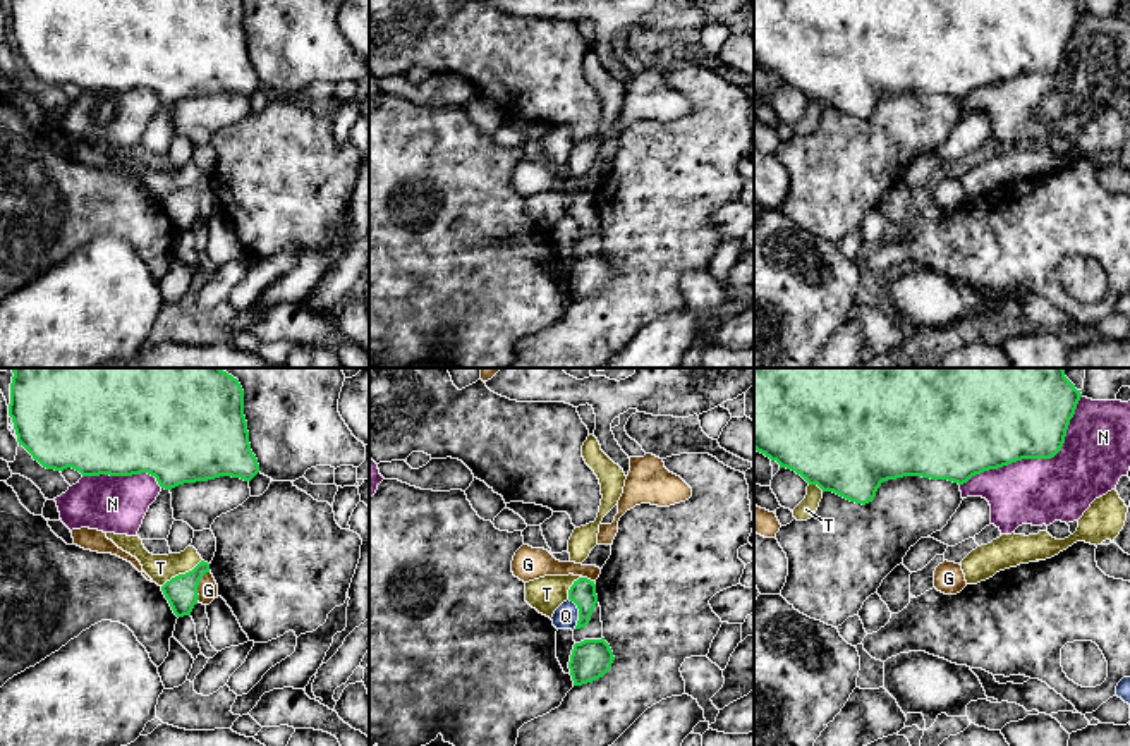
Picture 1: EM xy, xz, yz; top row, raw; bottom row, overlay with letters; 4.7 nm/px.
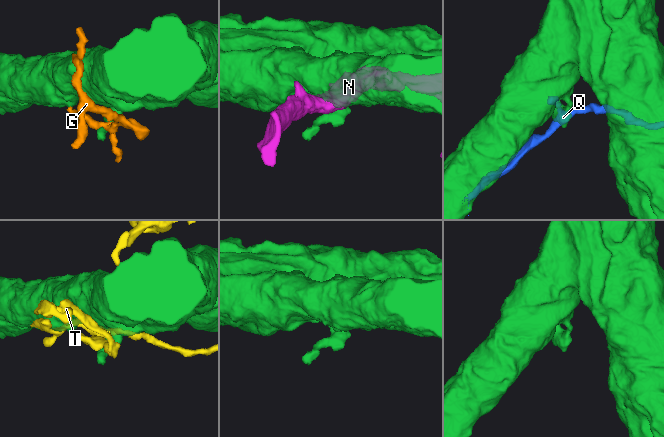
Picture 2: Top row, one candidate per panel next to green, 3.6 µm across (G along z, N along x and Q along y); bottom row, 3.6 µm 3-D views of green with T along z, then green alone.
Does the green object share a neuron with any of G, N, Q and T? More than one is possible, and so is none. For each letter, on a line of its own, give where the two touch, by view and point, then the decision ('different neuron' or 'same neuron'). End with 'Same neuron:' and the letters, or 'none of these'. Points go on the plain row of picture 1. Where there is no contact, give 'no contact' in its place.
G: xy (198, 200) | different neuron
N: yz (1036, 73) | different neuron
Q: xz (579, 229) | different neuron
T: xy (181, 189) | different neuron
Same neuron: none of these

